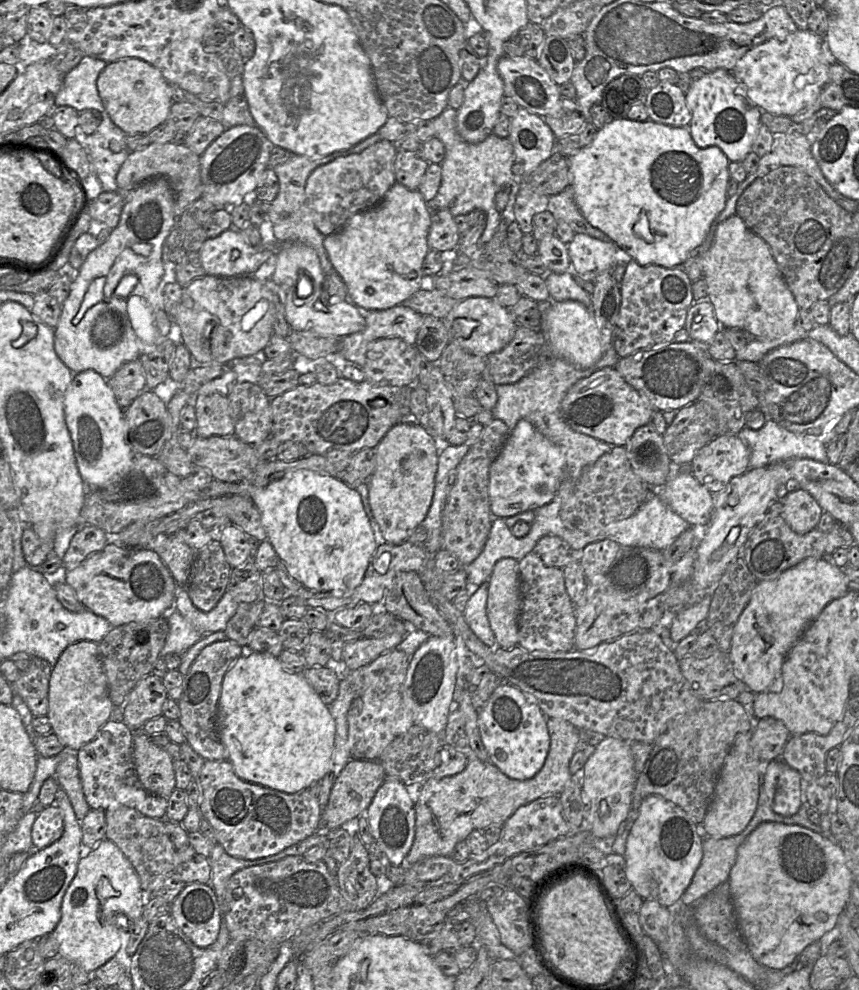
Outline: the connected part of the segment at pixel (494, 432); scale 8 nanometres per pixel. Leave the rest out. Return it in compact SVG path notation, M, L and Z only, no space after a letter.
M494 418L484 426L478 441L457 466L456 480L442 512L442 549L455 555L462 566L470 564L480 555L495 519L491 513L489 499L490 467L509 434L507 425Z

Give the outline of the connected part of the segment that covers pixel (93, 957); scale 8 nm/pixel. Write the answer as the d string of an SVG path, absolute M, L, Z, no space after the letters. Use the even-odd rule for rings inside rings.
M102 840L84 859L80 859L77 872L67 888L61 904L61 918L53 933L59 945L58 956L67 959L93 974L95 970L114 958L121 947L121 929L114 924L114 917L123 913L128 917L131 934L133 921L142 917L146 897L139 877L123 852L110 840Z

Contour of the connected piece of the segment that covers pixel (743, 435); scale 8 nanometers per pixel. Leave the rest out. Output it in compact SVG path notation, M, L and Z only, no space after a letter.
M771 419L759 430L744 427L738 437L749 448L749 469L799 458L828 463L826 445L817 436L788 431Z

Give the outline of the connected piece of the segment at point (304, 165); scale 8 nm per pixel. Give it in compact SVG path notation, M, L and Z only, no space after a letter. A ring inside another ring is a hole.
M377 132L347 150L337 151L324 157L292 155L285 163L273 168L280 184L278 195L271 202L271 211L269 213L269 220L273 224L274 236L278 241L283 243L300 242L313 248L319 257L321 268L325 274L333 270L333 265L323 244L325 236L316 228L311 210L307 205L305 194L307 179L317 167L329 163L338 157L360 153L380 140L382 138Z

